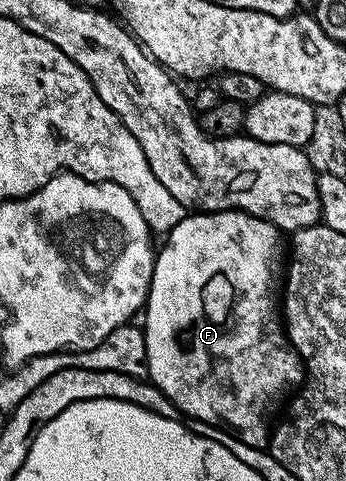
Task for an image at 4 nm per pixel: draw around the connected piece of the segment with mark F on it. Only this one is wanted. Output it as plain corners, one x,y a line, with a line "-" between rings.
227,209
224,213
192,212
177,223
170,233
166,234
163,250
160,248
155,255
155,266
151,276
151,286
147,292
145,314
147,322
141,328
145,335
147,348
147,377
150,384
160,389
173,404
179,408
180,414
192,421
204,421
215,429
223,429
254,449
263,449
268,444
273,432
271,416
284,408
285,402
300,388
305,377
305,365
299,353
291,346
287,337
285,322
281,316
280,297
285,285
285,237
272,221
254,217
248,213
240,213
237,209

